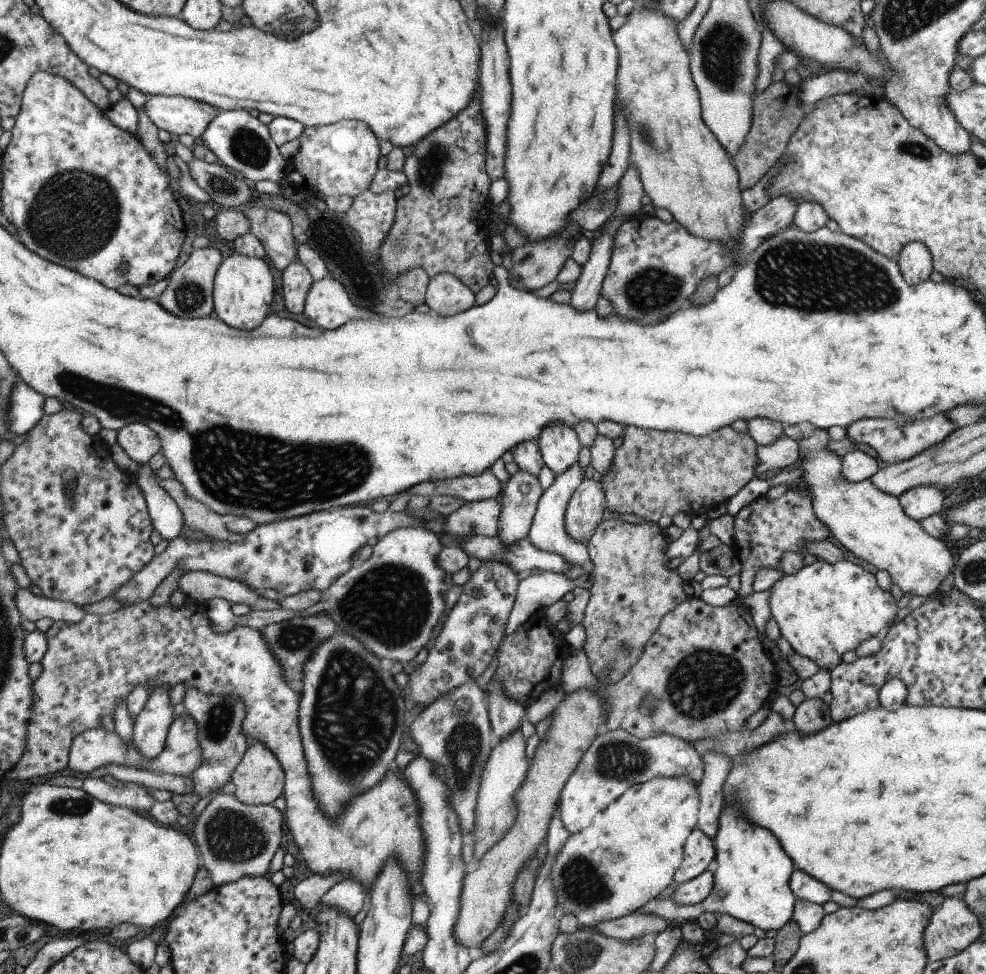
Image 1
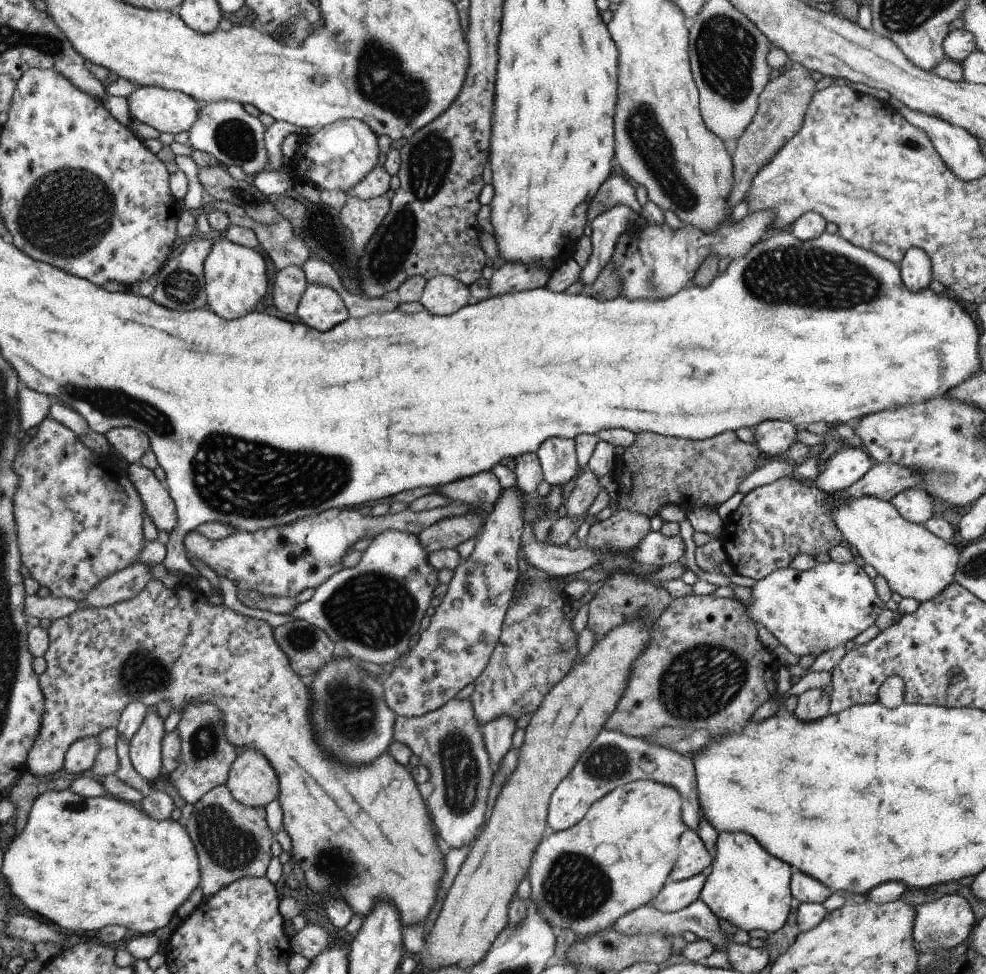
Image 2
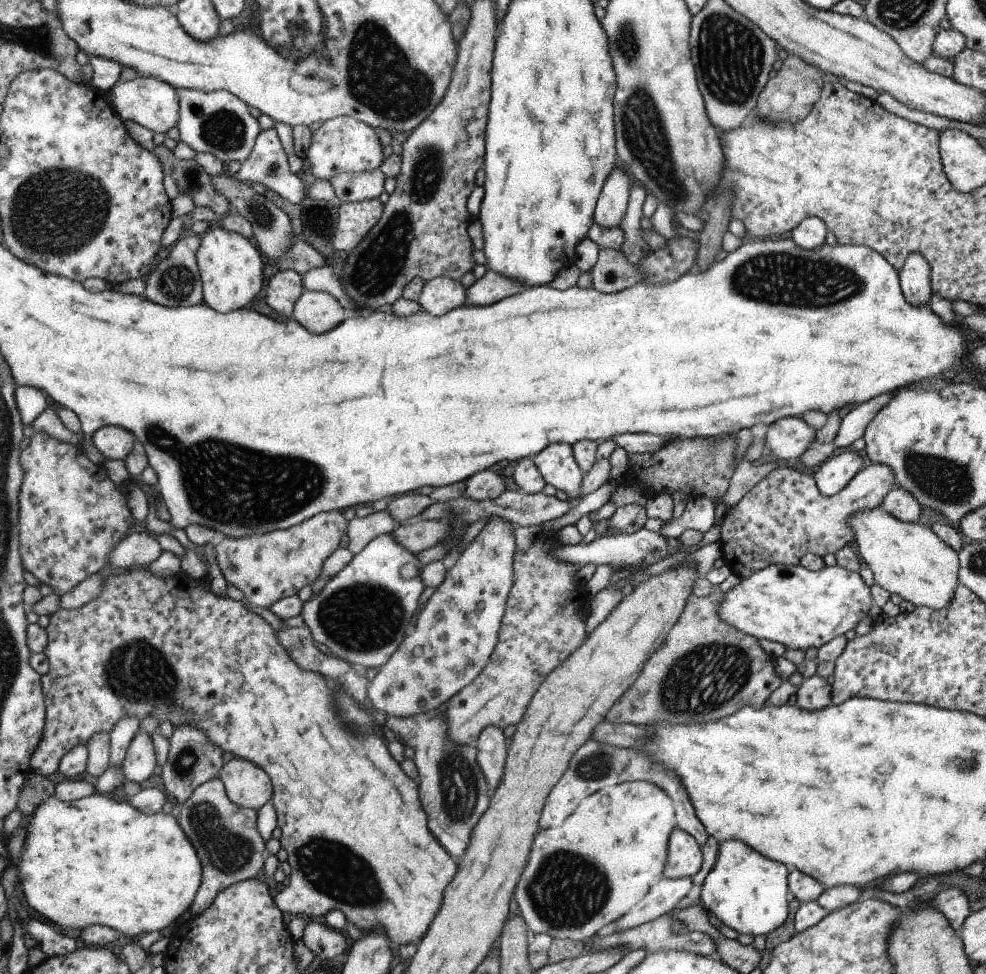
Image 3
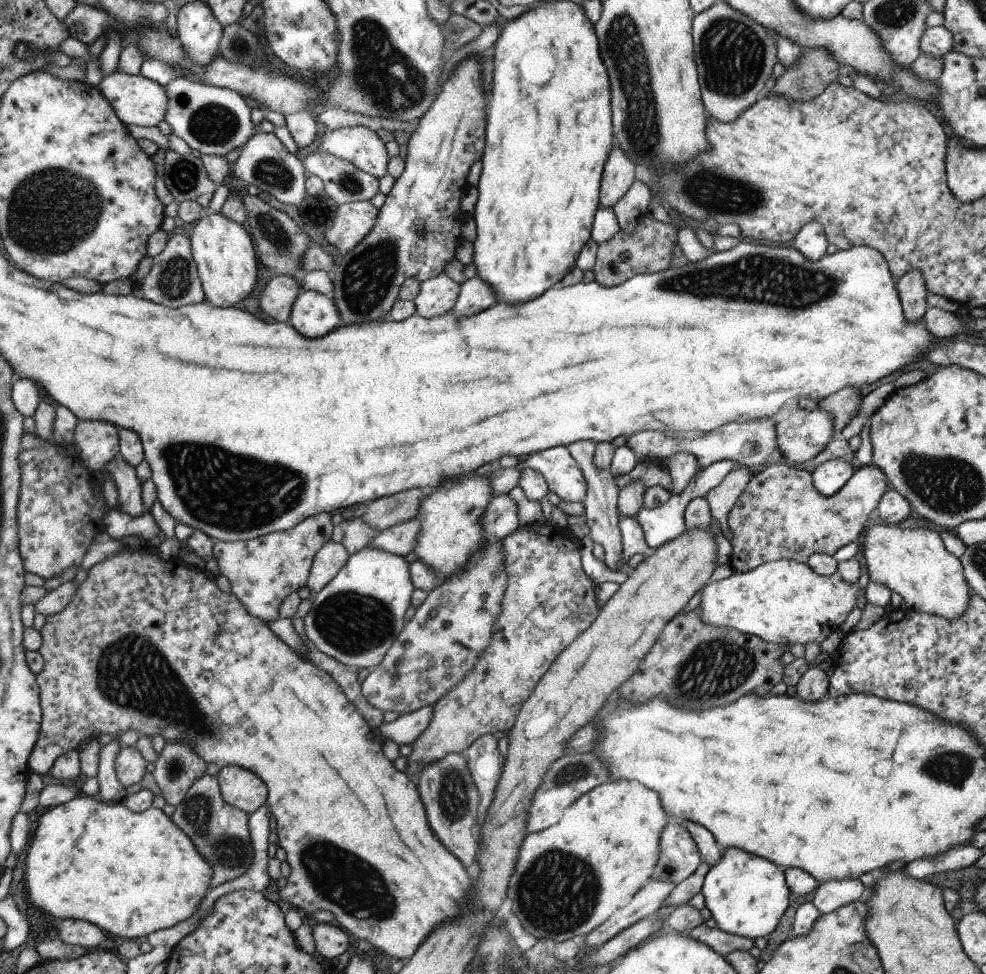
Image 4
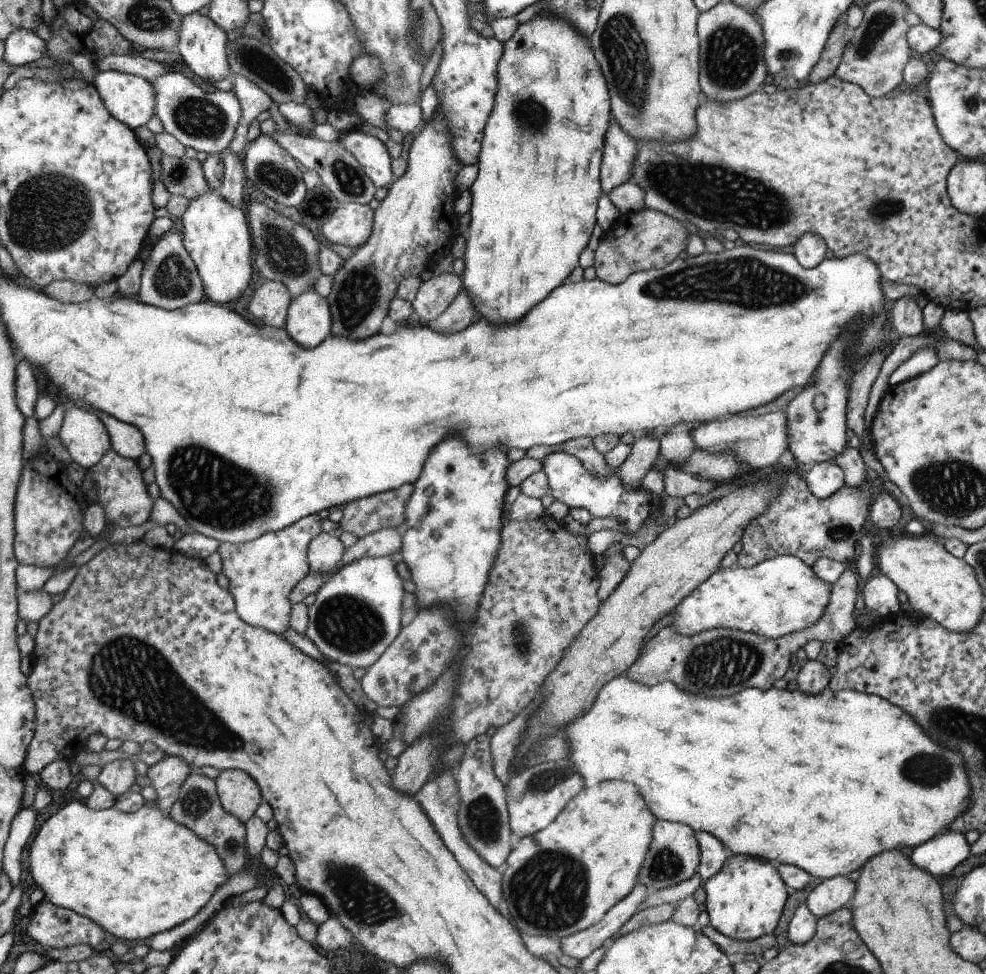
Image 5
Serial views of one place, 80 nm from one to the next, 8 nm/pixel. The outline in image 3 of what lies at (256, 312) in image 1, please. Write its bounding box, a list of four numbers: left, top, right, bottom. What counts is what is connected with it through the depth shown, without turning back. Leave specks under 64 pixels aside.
[196,224,264,312]

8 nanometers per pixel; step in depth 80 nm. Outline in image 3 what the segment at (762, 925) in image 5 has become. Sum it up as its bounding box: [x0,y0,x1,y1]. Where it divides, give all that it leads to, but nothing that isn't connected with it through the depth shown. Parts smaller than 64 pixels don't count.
[701,840,790,935]

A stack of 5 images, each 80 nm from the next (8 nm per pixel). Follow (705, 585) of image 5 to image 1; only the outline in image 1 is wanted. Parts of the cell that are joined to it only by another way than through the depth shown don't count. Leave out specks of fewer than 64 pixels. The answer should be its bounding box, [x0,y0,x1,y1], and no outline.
[769,559,900,673]

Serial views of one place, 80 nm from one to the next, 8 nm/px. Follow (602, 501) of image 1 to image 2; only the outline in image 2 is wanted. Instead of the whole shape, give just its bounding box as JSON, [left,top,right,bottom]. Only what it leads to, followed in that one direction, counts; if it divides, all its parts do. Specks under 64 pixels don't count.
[563,470,601,522]

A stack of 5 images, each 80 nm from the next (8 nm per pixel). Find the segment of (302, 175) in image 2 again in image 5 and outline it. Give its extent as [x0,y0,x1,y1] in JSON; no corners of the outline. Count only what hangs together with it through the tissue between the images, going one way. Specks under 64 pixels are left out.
[341,128,395,188]

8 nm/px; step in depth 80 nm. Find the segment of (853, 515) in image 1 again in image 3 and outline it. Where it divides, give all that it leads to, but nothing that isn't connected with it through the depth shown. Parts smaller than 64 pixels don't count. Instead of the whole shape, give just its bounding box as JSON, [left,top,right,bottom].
[852,505,960,610]

